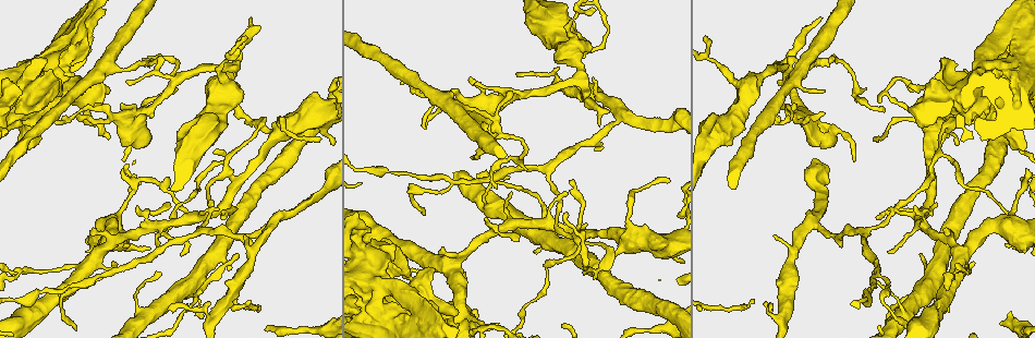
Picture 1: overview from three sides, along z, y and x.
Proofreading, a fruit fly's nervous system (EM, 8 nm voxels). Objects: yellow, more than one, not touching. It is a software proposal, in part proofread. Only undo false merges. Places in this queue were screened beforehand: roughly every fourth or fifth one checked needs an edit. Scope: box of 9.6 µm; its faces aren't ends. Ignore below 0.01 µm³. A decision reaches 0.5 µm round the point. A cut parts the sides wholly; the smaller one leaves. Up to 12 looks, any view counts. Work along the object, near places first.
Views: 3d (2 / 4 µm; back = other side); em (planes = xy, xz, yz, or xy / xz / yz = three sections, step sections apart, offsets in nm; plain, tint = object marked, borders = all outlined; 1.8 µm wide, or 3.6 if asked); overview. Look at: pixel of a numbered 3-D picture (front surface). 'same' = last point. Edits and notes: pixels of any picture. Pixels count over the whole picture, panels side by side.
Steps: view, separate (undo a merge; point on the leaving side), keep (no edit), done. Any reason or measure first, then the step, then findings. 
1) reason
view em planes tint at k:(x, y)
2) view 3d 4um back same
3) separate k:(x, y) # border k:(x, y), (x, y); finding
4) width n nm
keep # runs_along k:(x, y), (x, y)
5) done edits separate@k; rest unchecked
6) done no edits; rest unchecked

sharp bend
view 3d 2um at 1:(965, 247)

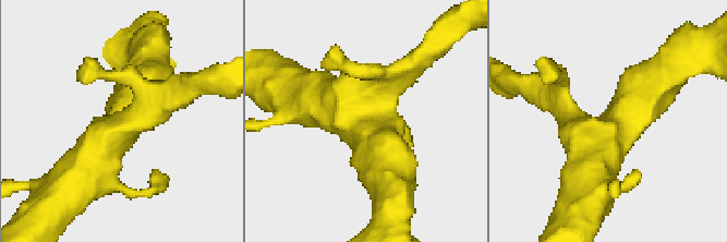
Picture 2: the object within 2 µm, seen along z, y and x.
view em planes plain at 2:(606, 131)

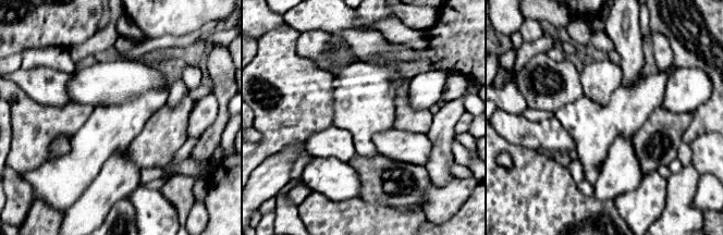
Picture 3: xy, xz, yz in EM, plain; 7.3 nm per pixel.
view em planes tint same

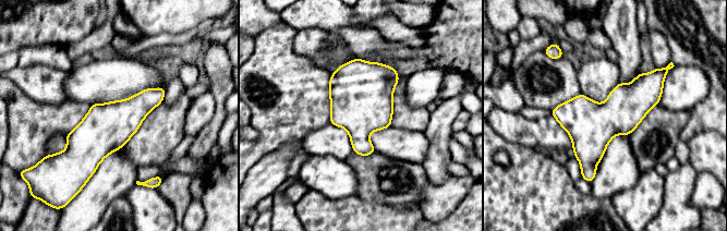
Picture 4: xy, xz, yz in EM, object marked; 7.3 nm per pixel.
keep # runs_along 4:(655, 72), (589, 144), (589, 177); one neuron here

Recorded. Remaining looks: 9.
sudden change in width
view em planes tint at 1:(193, 280)

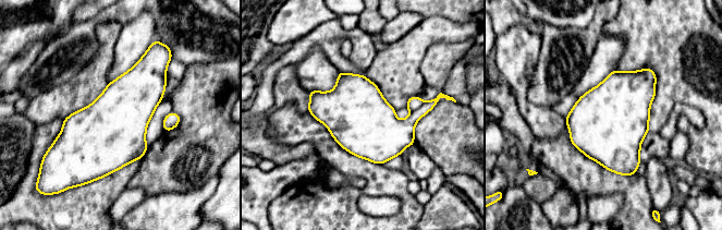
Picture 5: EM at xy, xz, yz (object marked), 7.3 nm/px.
width 480 nm
keep # continuous, no second neuron

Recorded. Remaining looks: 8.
thick turns thin
view 3d 4um at 1:(456, 93)

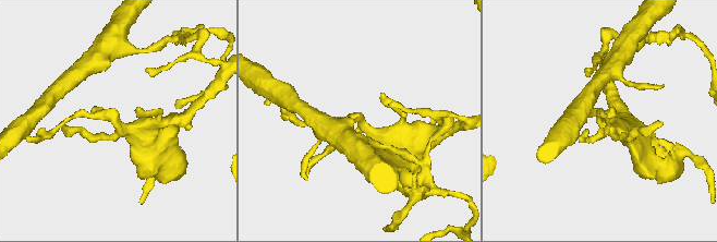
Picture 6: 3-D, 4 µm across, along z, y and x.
need the tissue
view em planes tint at 6:(112, 119)

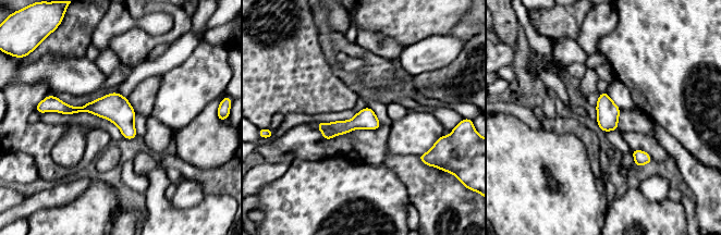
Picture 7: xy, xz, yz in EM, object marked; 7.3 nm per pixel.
keep # runs_along 7:(56, 107), (108, 108), (133, 134); continuous, no second neuron

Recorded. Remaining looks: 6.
touches itself
view em planes tint at 1:(380, 260)

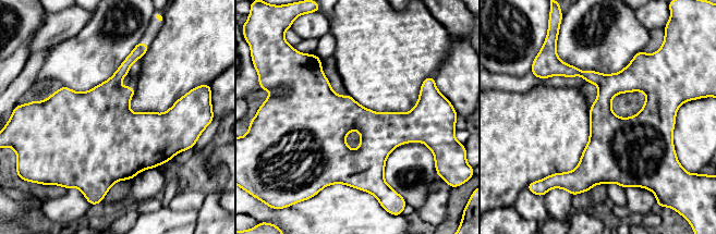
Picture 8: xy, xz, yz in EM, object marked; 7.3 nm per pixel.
width 300 nm
keep # one neuron here

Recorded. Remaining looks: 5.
three-way junction
view em xy step 8 tint at 1:(497, 110)

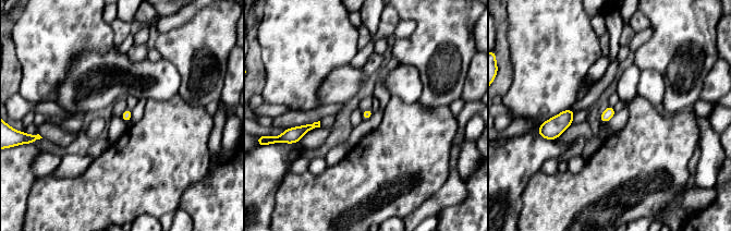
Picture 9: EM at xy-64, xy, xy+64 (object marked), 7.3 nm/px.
another direction
view em planes borders same

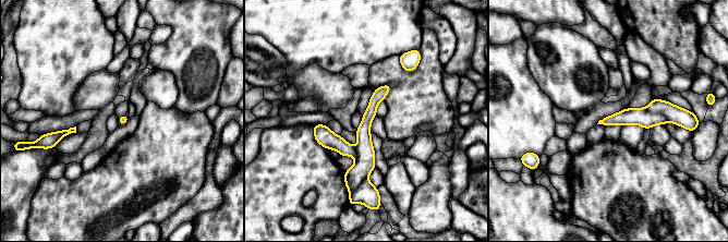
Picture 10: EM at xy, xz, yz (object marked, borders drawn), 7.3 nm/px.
separate 10:(678, 116) # border 10:(645, 109), (660, 112), (668, 120); a second neuron is stuck on

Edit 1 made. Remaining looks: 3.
done edits separate@10; rest unchecked

